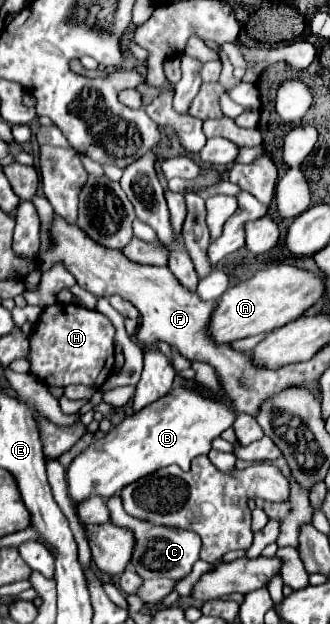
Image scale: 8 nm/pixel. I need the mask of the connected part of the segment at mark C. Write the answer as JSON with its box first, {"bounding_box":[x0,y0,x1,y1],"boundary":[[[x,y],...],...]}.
{"bounding_box":[107,495,201,579],"boundary":[[[119,495],[109,497],[107,507],[111,511],[111,521],[115,525],[133,529],[133,533],[137,537],[137,547],[135,547],[131,563],[133,563],[135,571],[139,573],[139,577],[143,577],[143,579],[155,579],[155,577],[183,579],[191,573],[191,567],[199,559],[199,551],[201,551],[201,539],[199,539],[197,533],[183,531],[183,529],[173,529],[173,527],[157,527],[157,525],[151,525],[149,521],[133,519],[131,515],[125,513]]]}

